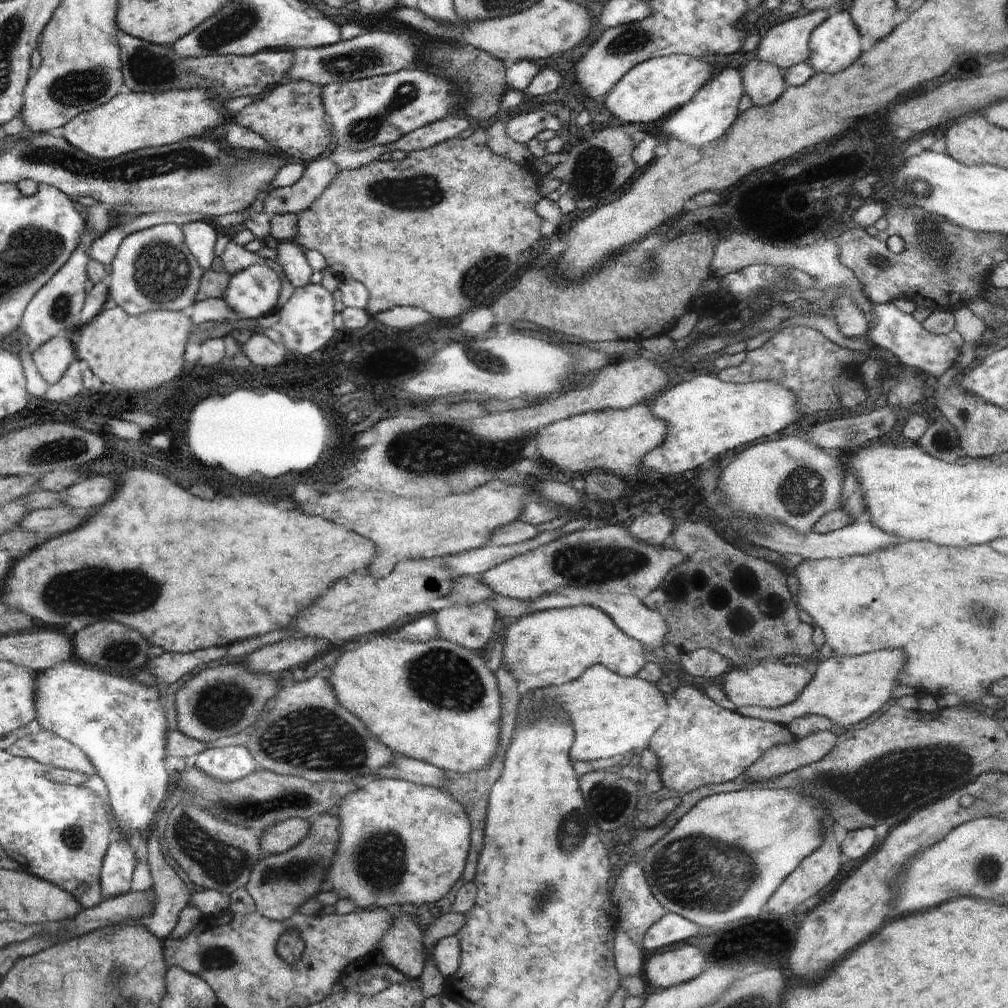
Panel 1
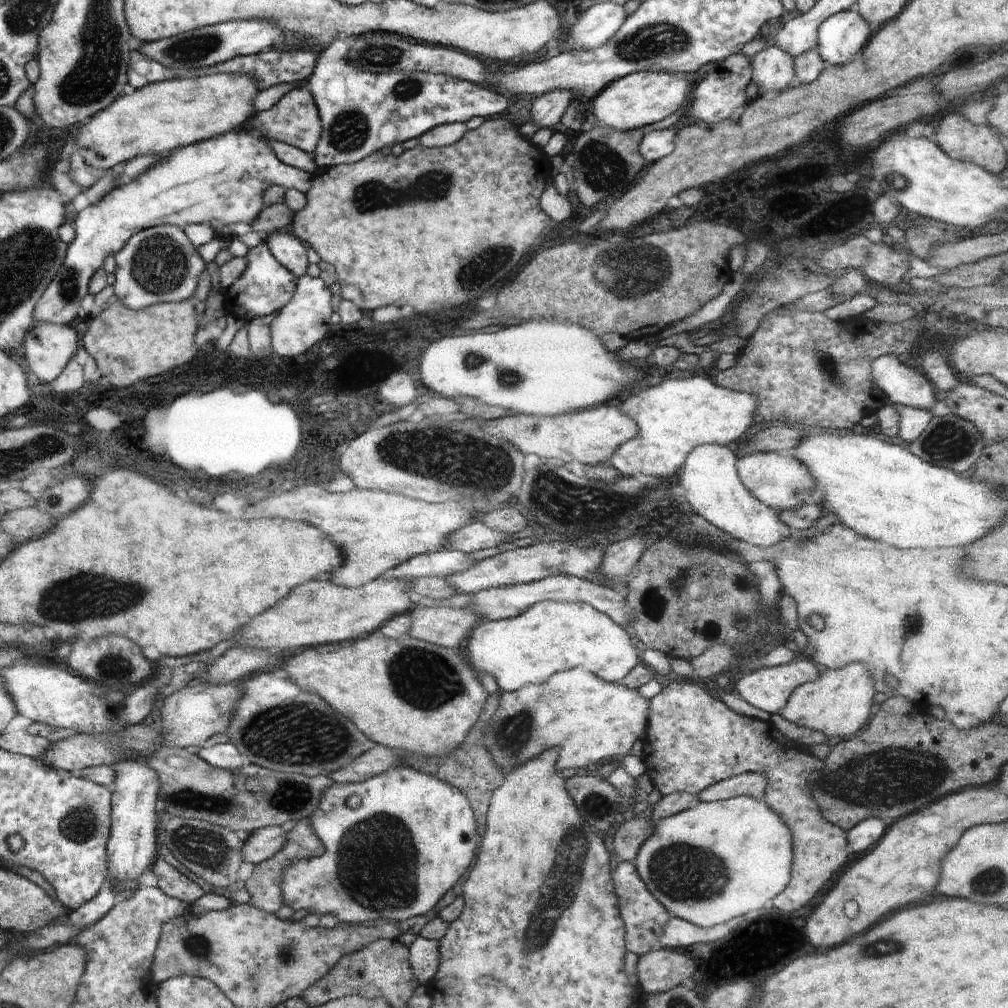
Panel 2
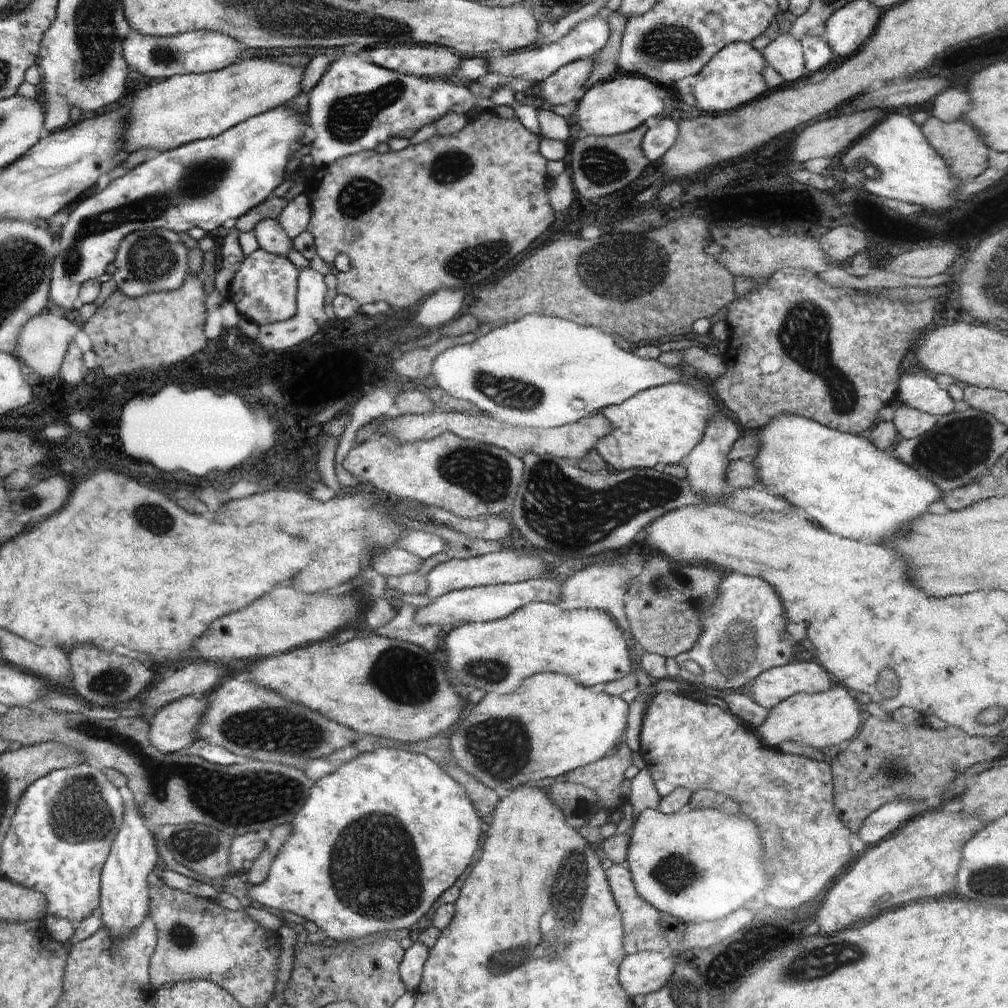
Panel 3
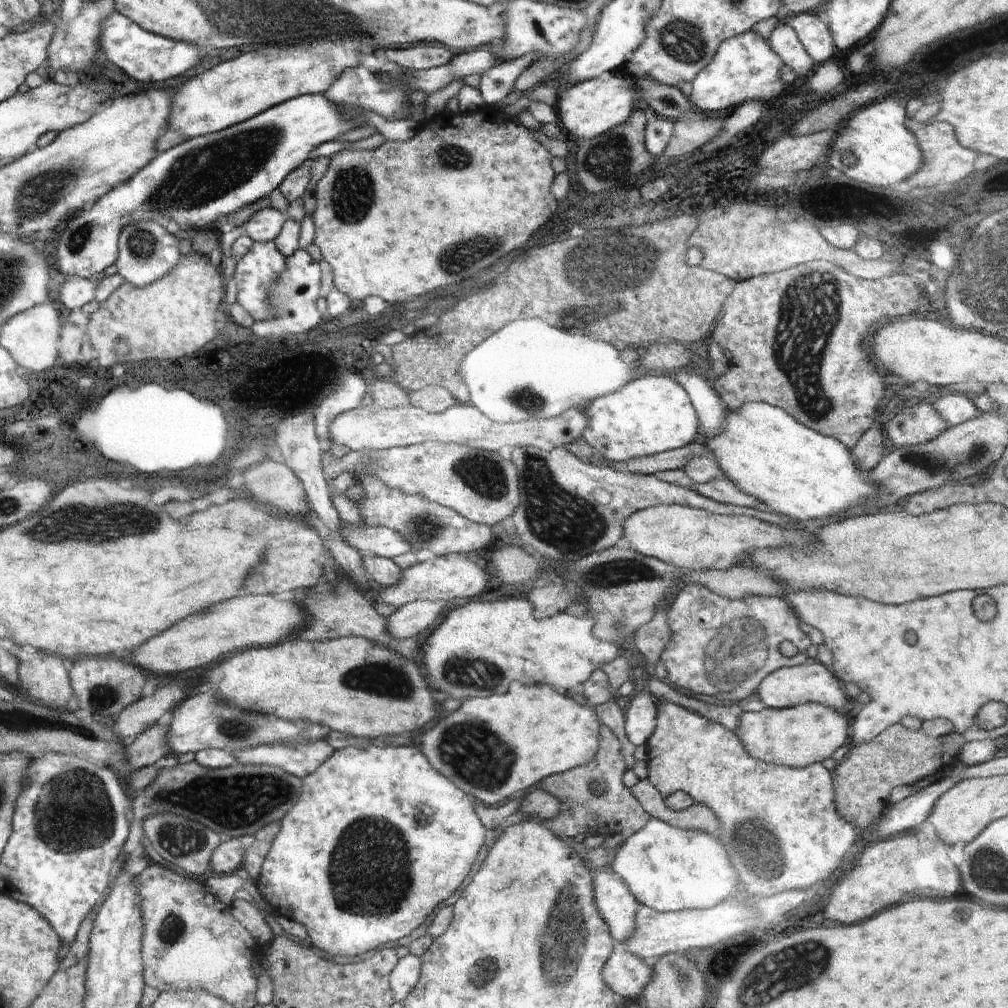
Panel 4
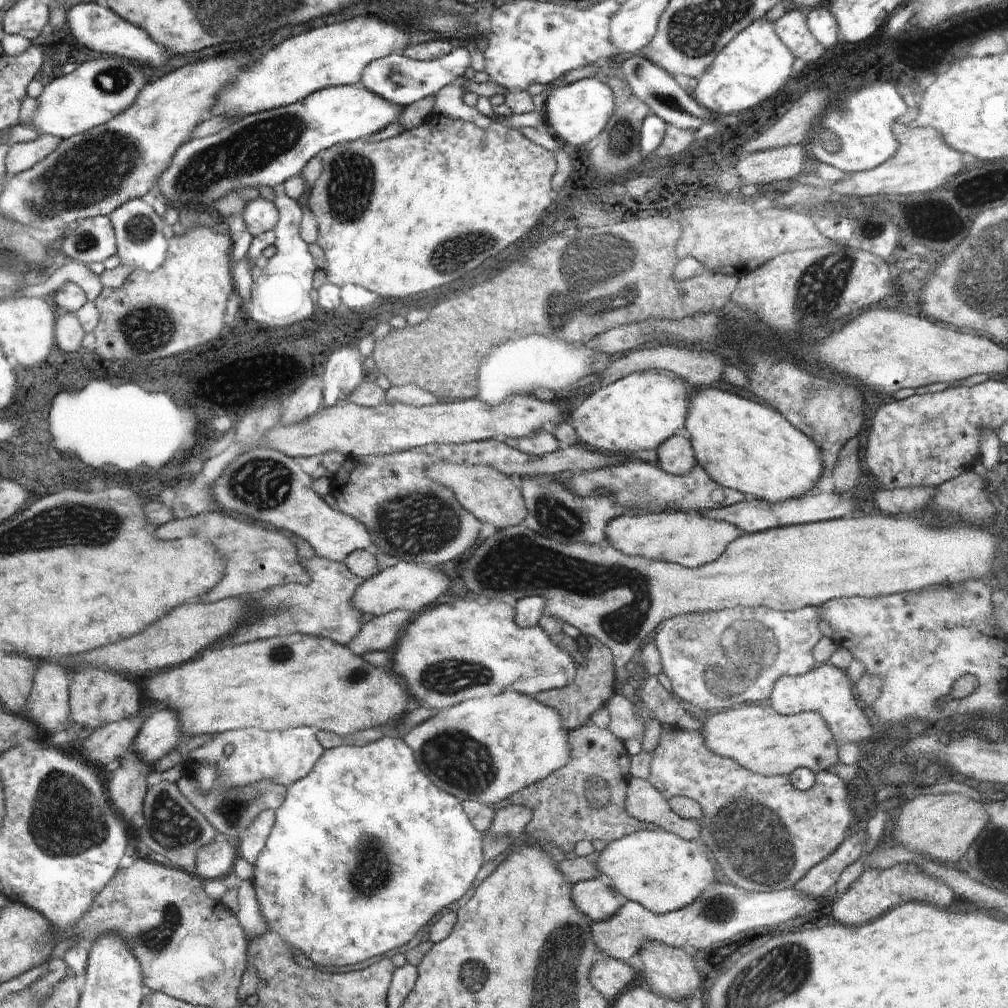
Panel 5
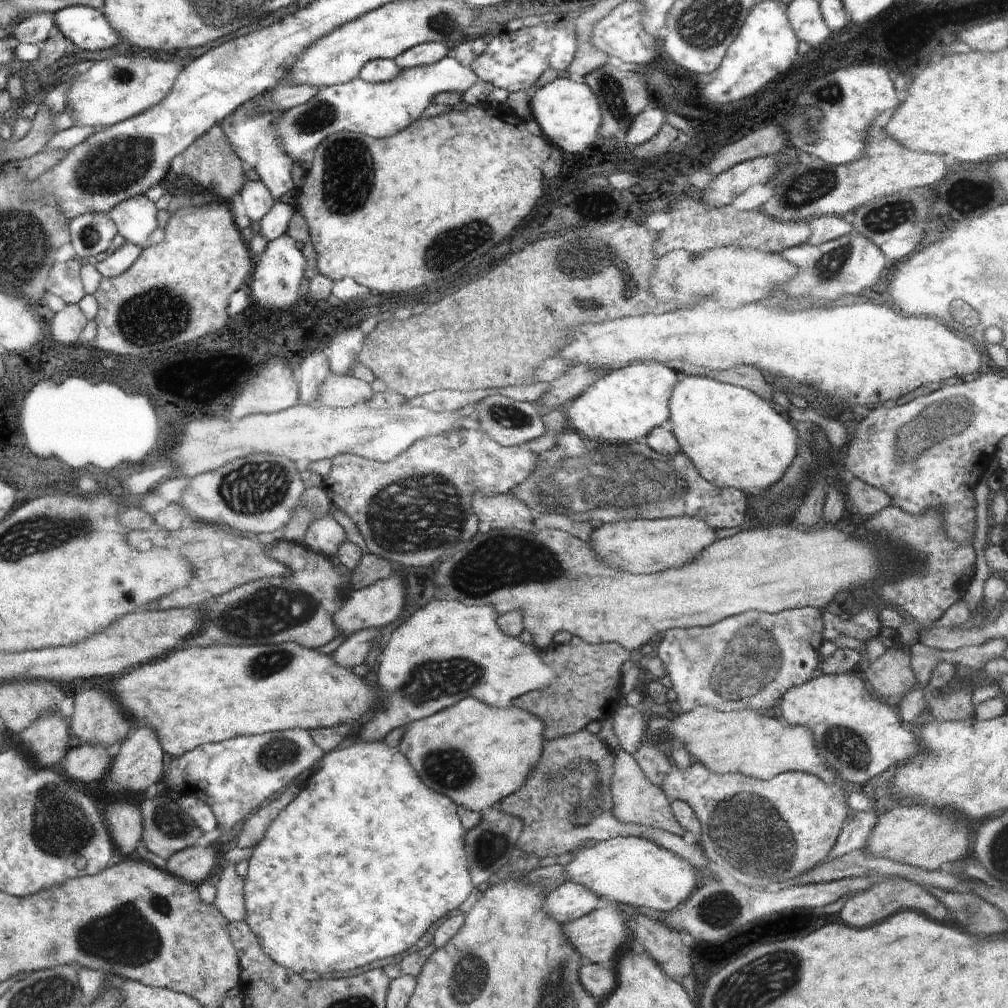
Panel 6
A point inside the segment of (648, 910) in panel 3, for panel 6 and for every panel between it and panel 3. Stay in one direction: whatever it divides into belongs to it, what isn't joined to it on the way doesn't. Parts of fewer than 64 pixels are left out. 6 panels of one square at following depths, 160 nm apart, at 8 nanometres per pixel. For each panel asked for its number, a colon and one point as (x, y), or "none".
4: (617, 905)
5: (595, 898)
6: (570, 901)

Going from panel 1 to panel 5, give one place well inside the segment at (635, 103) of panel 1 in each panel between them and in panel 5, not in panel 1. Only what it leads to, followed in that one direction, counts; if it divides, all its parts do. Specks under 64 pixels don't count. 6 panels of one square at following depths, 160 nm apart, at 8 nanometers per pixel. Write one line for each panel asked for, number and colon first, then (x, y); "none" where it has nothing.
2: (638, 99)
3: (615, 106)
4: (589, 108)
5: (579, 111)

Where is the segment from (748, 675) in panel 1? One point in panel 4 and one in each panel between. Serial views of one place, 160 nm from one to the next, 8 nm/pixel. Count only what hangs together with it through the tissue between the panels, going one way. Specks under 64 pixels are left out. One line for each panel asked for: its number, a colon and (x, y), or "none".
2: (769, 688)
3: (772, 686)
4: (811, 682)

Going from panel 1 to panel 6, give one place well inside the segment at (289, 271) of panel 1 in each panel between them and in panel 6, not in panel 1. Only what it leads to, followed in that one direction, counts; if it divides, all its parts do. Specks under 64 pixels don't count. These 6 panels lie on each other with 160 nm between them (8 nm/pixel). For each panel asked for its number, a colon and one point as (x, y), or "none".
2: (289, 250)
3: (271, 237)
4: (265, 225)
5: (260, 215)
6: (255, 196)

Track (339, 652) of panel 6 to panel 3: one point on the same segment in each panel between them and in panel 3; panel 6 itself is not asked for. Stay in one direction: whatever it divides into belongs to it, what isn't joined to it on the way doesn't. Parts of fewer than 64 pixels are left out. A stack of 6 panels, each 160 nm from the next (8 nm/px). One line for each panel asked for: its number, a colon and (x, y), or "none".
3: (482, 604)
4: (413, 618)
5: (378, 634)

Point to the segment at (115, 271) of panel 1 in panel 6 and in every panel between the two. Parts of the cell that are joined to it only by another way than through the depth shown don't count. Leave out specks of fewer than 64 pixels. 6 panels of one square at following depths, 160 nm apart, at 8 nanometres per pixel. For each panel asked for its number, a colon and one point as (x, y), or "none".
2: (159, 264)
3: (150, 260)
4: (147, 252)
5: (141, 244)
6: (136, 218)

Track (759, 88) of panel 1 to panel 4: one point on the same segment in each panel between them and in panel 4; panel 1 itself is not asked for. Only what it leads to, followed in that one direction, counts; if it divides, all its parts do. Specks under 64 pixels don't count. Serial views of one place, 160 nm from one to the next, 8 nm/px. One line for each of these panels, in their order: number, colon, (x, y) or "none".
2: (772, 69)
3: (785, 53)
4: (783, 39)

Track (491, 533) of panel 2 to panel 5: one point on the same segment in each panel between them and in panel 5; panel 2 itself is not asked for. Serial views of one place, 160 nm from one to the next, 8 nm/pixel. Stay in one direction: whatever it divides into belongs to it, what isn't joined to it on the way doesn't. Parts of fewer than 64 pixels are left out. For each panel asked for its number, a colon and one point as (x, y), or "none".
3: (422, 544)
4: (381, 541)
5: (290, 504)

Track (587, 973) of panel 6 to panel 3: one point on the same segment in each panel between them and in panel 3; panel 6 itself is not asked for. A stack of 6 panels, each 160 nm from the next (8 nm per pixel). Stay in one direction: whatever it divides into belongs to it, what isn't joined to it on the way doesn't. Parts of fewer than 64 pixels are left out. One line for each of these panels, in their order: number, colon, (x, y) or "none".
3: (640, 973)
4: (625, 972)
5: (610, 977)

